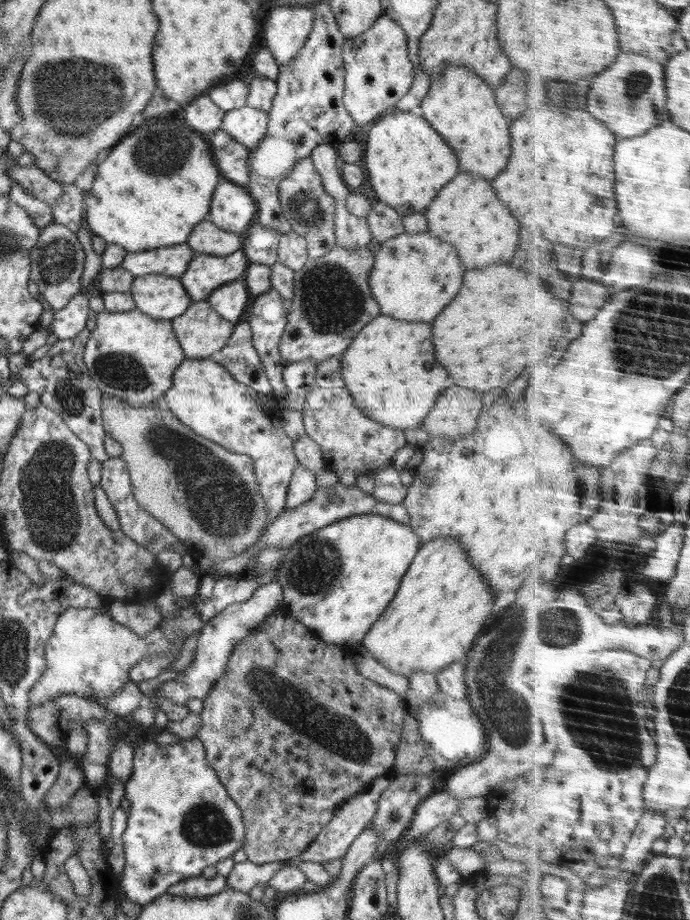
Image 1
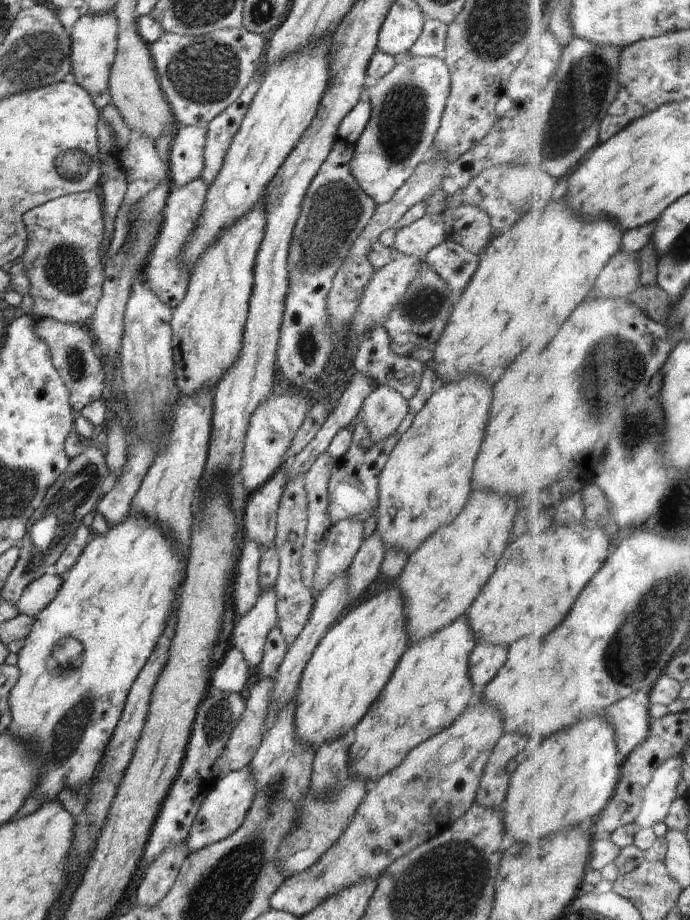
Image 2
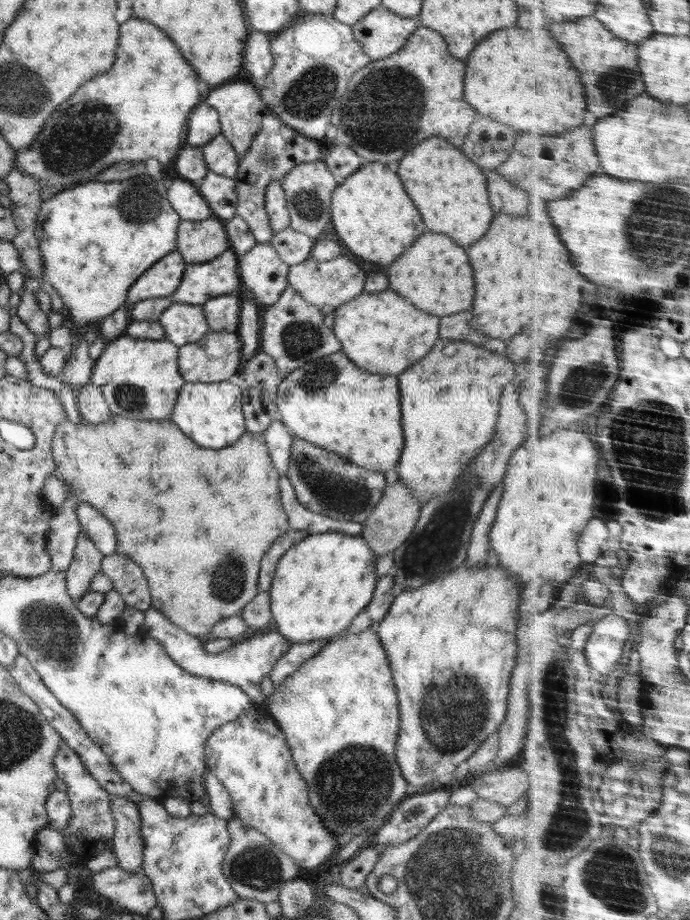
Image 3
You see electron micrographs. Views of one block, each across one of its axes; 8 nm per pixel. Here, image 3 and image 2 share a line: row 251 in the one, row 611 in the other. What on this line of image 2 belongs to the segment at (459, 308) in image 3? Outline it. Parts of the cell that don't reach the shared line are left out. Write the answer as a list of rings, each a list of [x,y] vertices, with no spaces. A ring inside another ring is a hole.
[[[474,490],[474,494],[470,494],[464,509],[451,524],[437,529],[417,547],[415,552],[409,554],[402,573],[396,578],[396,586],[399,588],[406,606],[405,614],[408,616],[410,640],[422,640],[424,636],[430,636],[432,632],[449,626],[452,620],[456,620],[458,616],[466,613],[476,599],[476,594],[480,592],[482,584],[494,572],[496,562],[500,560],[500,554],[504,552],[504,548],[510,540],[518,502],[520,502],[518,497],[500,496],[496,492],[484,494],[484,492]]]

